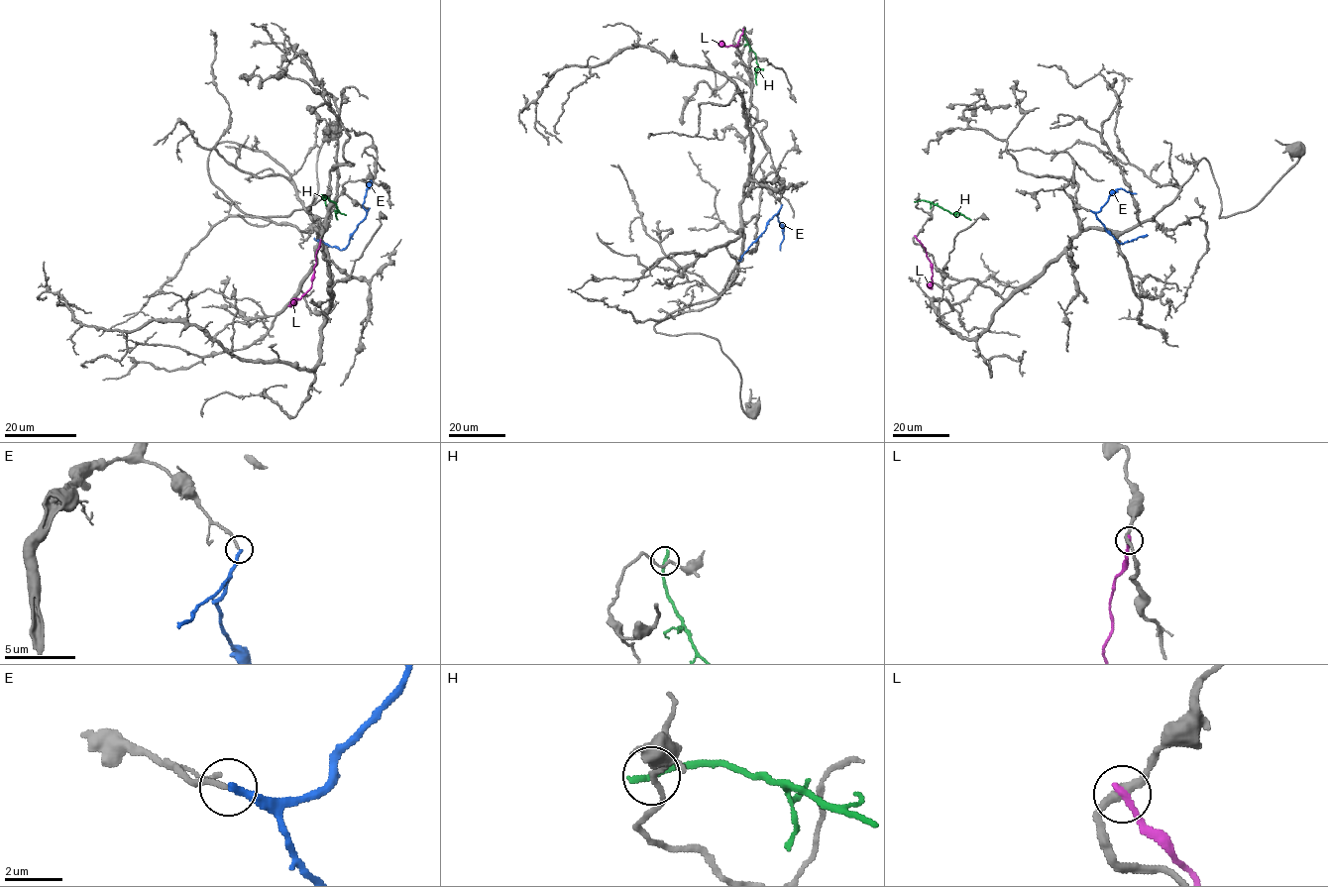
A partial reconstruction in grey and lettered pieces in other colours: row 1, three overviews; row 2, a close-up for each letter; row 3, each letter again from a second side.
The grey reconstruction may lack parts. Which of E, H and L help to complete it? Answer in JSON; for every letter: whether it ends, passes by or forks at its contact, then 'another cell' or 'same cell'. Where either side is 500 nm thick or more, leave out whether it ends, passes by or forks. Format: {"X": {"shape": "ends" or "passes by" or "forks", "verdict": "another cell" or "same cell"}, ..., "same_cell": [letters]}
{"E": {"shape": "ends", "verdict": "another cell"}, "H": {"shape": "ends", "verdict": "another cell"}, "L": {"shape": "ends", "verdict": "another cell"}, "same_cell": []}

